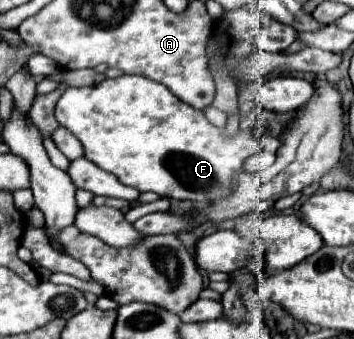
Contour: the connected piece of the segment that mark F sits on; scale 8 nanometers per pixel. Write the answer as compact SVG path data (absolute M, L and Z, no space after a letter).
M141 75L106 78L93 87L67 87L57 101L55 117L81 141L85 159L103 171L113 173L121 183L131 185L141 193L153 191L169 199L193 199L209 203L229 195L233 187L233 175L243 169L243 163L249 159L249 155L259 151L257 137L253 133L237 133L235 137L227 139L223 129L211 125L205 119L203 111L185 105L165 85Z

